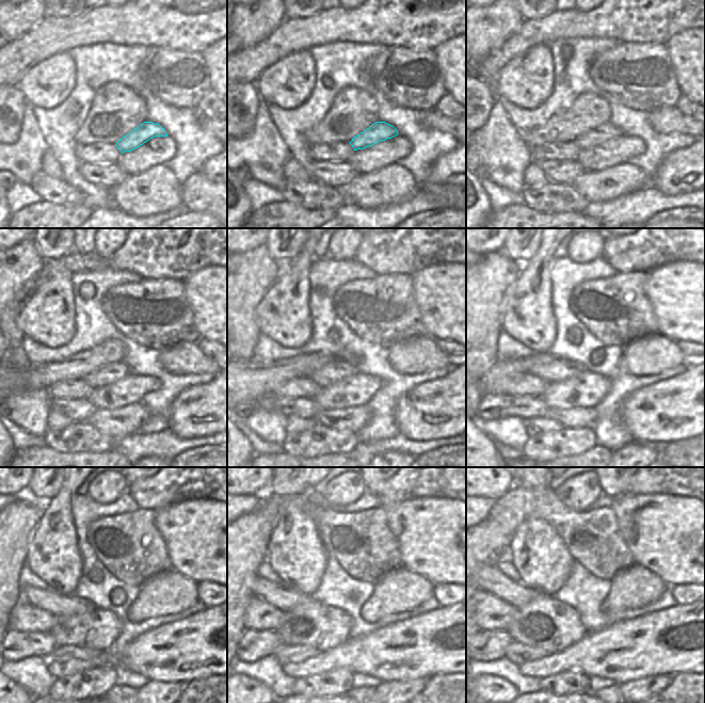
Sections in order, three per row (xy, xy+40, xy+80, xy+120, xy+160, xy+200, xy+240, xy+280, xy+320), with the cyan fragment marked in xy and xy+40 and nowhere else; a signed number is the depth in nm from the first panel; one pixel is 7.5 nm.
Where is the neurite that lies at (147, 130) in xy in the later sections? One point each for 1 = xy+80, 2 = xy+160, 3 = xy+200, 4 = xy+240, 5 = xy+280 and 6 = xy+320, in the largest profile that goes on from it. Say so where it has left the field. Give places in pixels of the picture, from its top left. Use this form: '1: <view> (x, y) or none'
1: xy+80 (597, 136)
2: xy+160 (335, 370)
3: xy+200 (551, 369)
4: xy+240 (59, 604)
5: xy+280 (281, 596)
6: xy+320 (489, 578)

